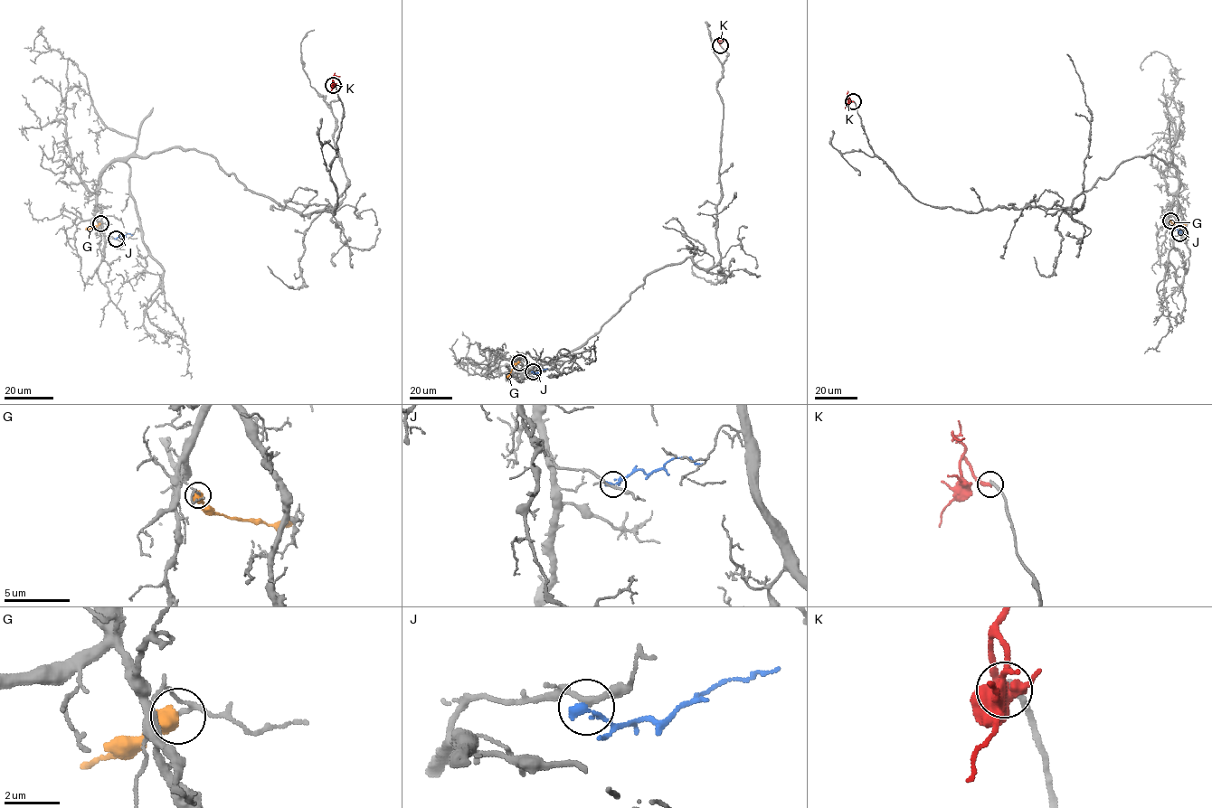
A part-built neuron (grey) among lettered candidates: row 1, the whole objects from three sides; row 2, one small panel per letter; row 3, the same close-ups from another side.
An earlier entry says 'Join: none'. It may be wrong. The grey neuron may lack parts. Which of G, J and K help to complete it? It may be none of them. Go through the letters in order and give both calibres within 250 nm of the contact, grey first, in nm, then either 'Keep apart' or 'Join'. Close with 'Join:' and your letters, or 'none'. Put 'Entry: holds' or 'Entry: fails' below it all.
G: Thickness 110 nm (grey) against 600 nm. Keep apart
J: Thickness 180 nm (grey) against 320 nm. Keep apart
K: Thickness 240 nm (grey) against 240 nm. Keep apart
Join: none
Entry: holds

